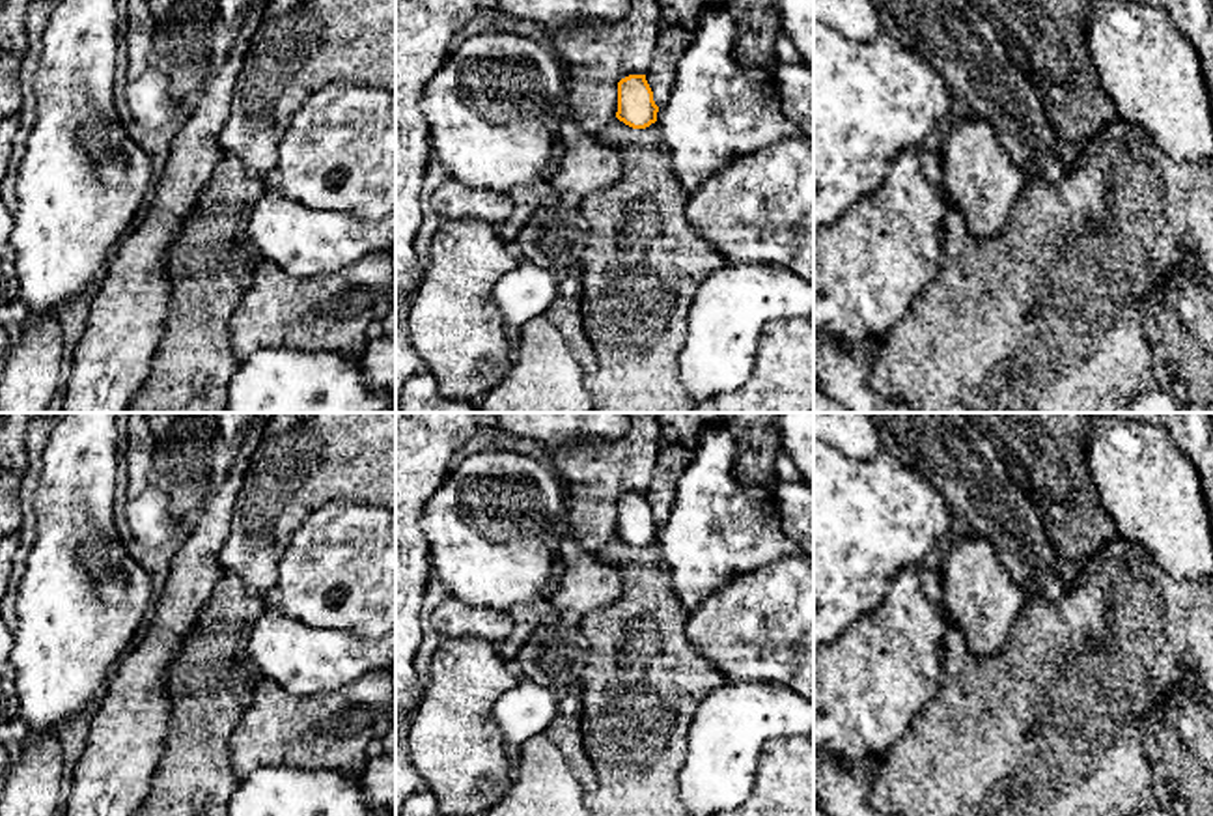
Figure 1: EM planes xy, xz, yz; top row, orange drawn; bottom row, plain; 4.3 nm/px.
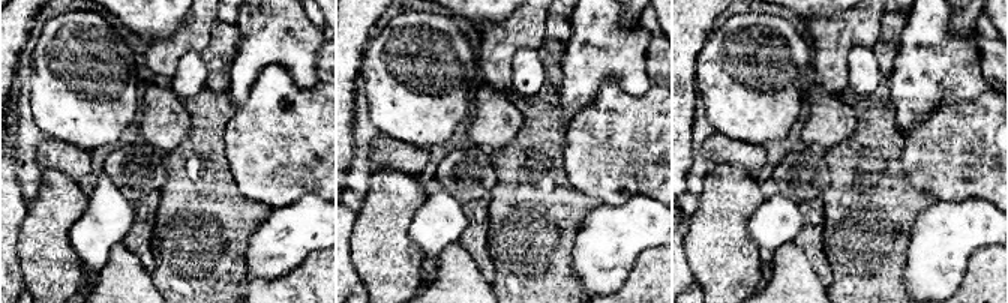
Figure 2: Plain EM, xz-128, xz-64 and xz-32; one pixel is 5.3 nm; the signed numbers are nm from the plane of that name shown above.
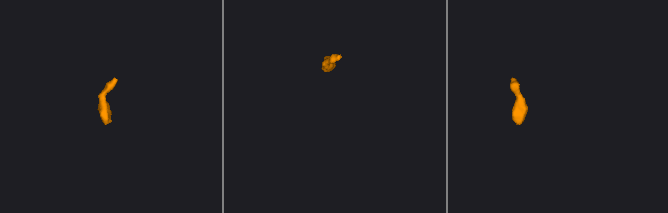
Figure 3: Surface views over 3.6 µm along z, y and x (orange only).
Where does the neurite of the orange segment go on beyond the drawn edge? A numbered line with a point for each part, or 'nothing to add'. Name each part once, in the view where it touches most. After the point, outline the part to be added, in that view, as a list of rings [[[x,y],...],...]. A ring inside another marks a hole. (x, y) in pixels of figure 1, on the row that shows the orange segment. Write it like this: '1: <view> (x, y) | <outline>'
nothing to add

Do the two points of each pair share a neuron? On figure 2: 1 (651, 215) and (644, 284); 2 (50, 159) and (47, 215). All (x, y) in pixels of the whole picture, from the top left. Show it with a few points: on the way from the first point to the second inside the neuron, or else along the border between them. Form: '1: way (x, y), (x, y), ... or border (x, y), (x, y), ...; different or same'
1: border (656, 246), (647, 248), (638, 257), (626, 278); different
2: border (44, 170), (60, 170), (80, 183); different

